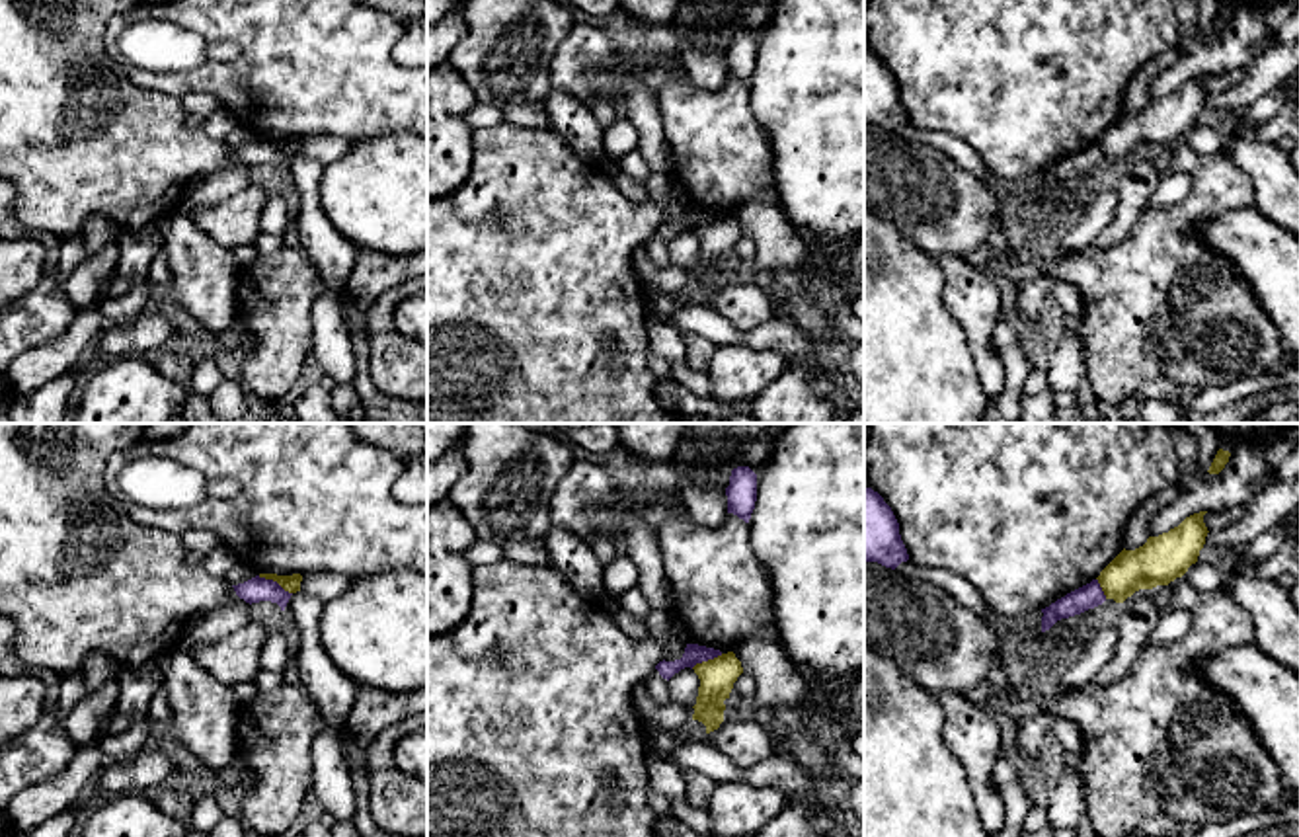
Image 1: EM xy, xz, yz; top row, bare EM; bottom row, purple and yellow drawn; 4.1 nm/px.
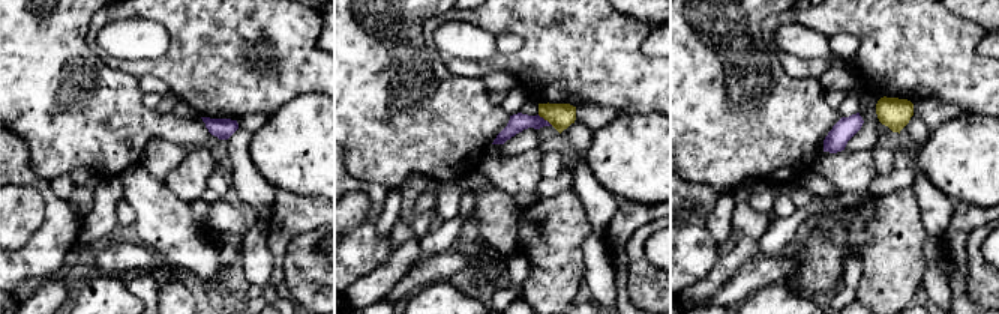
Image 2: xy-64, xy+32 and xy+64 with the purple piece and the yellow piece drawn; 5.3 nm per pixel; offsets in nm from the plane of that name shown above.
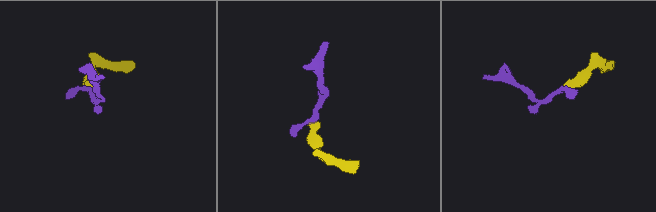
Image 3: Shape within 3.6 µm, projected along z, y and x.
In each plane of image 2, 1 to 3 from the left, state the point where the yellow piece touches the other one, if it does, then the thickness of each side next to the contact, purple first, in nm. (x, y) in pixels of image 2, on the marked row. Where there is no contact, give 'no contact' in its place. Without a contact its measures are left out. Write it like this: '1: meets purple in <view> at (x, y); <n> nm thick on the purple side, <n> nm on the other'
1: no contact
2: meets purple in xy+32 at (543, 119); 100 nm thick on the purple side, 140 nm on the other
3: no contact

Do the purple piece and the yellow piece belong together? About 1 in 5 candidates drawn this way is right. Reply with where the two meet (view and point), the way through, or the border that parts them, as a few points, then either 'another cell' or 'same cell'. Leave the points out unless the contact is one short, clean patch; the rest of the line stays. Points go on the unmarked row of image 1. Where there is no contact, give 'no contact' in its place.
xy (275, 145) | along xy (258, 139), (275, 143), (291, 157) | another cell

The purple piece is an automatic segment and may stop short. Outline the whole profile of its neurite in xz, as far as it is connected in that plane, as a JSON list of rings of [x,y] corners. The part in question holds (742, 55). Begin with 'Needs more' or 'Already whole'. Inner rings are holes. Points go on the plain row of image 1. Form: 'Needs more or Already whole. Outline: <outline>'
Already whole. Outline: [[[749,29],[733,31],[726,59],[728,76],[733,76],[749,86],[757,64],[757,37]]]

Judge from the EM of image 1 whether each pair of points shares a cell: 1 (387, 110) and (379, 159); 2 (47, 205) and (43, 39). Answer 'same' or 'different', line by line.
1: different
2: same

